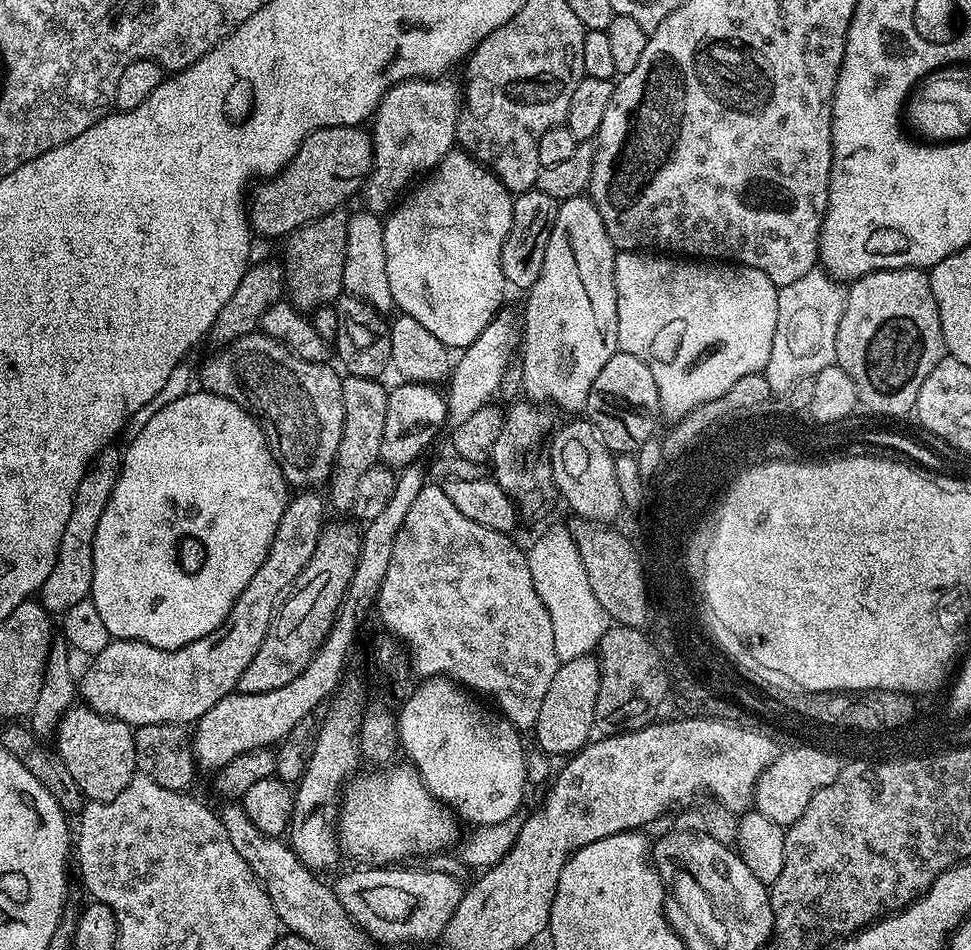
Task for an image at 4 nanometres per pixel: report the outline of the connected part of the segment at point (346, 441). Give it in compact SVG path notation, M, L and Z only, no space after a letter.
M345 375L341 379L340 385L342 386L342 410L344 411L344 425L342 426L342 442L338 442L338 450L336 451L336 463L332 466L332 474L330 477L330 485L332 484L332 500L330 496L330 504L337 508L340 512L346 514L352 512L354 506L354 498L358 498L358 482L362 482L362 474L366 474L366 470L370 470L370 466L374 466L380 460L380 451L382 450L382 429L386 427L386 402L388 401L389 389L383 388L380 385L379 379L371 380L370 378L362 378L361 376Z

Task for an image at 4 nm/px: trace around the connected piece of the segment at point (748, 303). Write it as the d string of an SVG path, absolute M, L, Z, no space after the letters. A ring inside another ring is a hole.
M648 250L638 252L617 251L616 261L614 262L614 286L616 287L616 305L618 306L618 342L616 343L616 347L619 351L625 352L626 354L634 354L638 358L642 358L642 362L646 362L646 366L650 366L650 374L654 374L654 382L658 385L661 413L663 413L665 417L669 416L669 421L675 422L690 410L694 410L698 406L702 406L711 400L722 398L722 394L730 391L734 386L734 382L738 382L738 378L746 378L747 376L755 376L763 373L764 368L770 362L770 346L774 346L774 326L778 326L778 289L774 282L770 282L770 278L766 278L766 274L762 274L762 270L747 268L746 265L735 262L701 262L696 258L673 258L668 254L653 254Z

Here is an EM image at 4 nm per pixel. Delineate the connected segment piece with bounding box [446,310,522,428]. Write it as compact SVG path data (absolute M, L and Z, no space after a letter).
M501 310L496 317L488 323L486 330L474 338L474 342L469 348L463 349L459 353L458 359L453 363L450 379L446 384L446 399L448 402L447 423L452 428L462 426L474 410L489 404L500 391L503 372L513 363L512 355L517 355L522 344L522 324L512 312Z

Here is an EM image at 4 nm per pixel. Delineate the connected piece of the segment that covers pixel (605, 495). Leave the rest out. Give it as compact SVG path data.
M587 418L561 423L550 441L556 491L575 515L600 524L615 522L623 512L622 493L615 477L616 456L602 442L592 421Z

